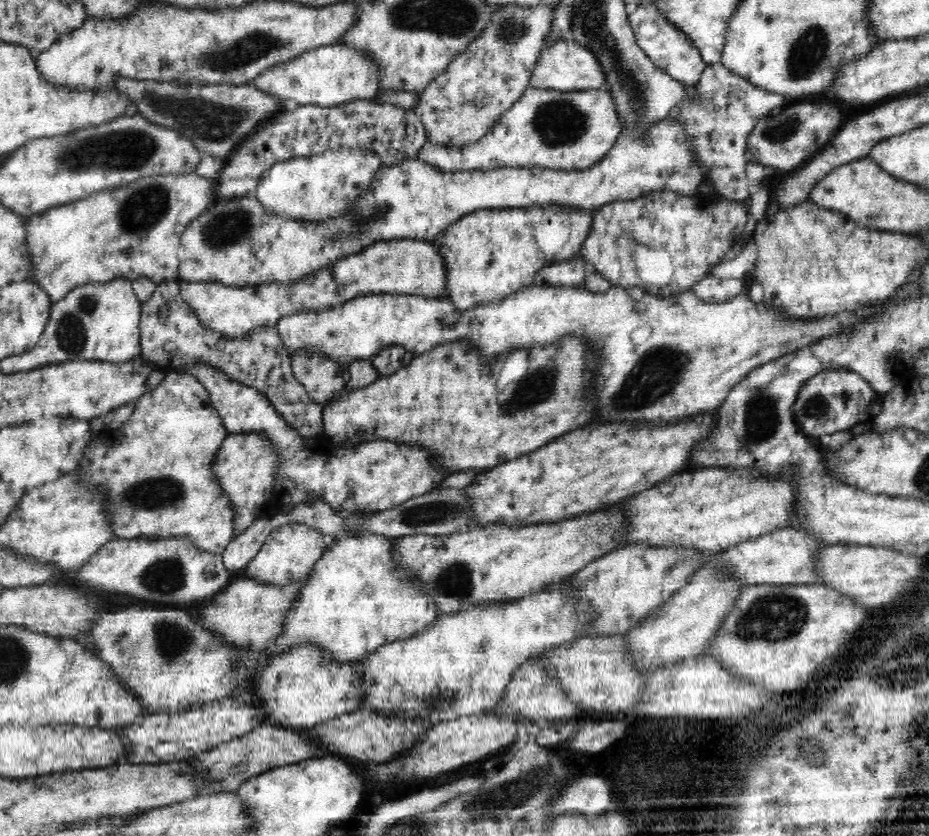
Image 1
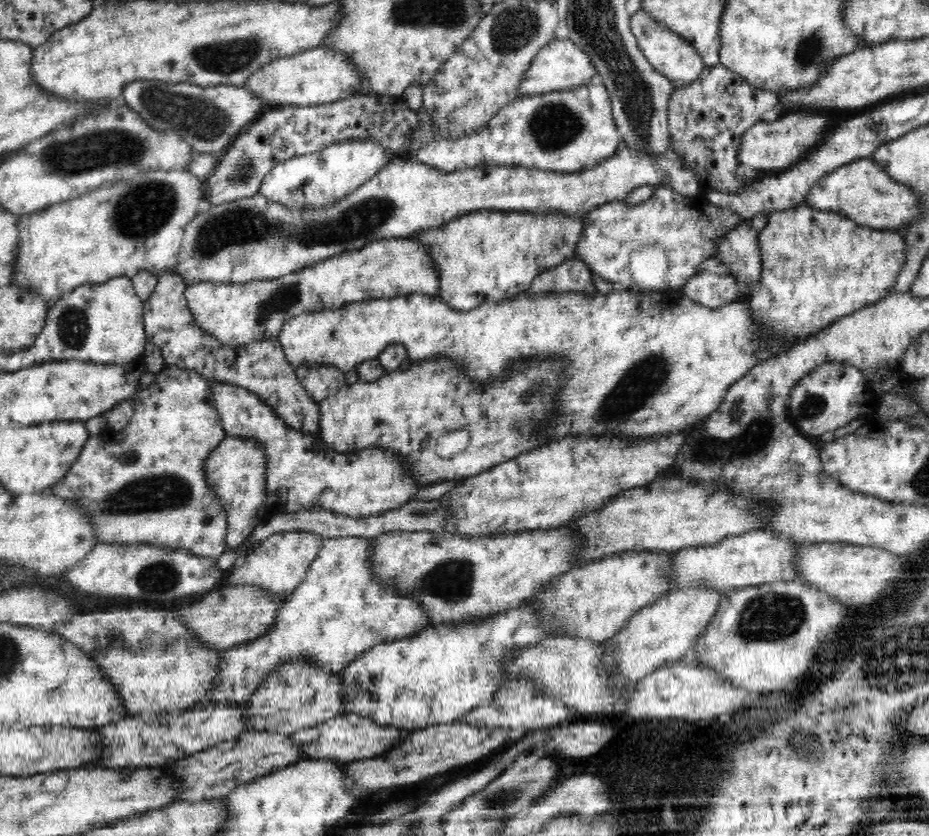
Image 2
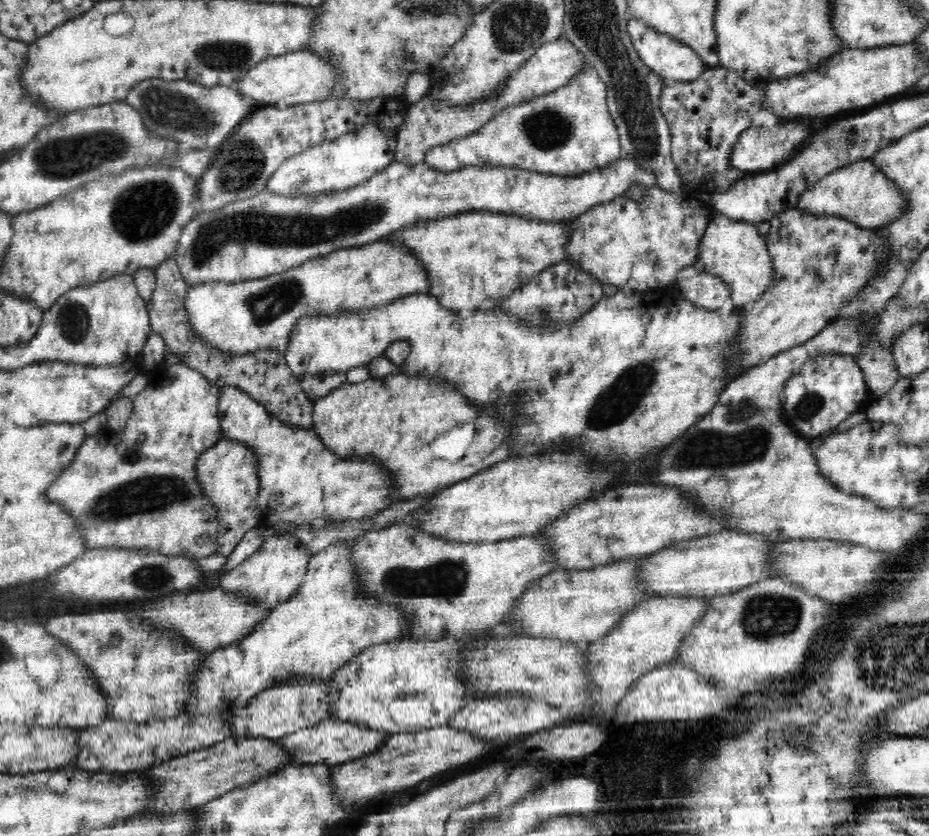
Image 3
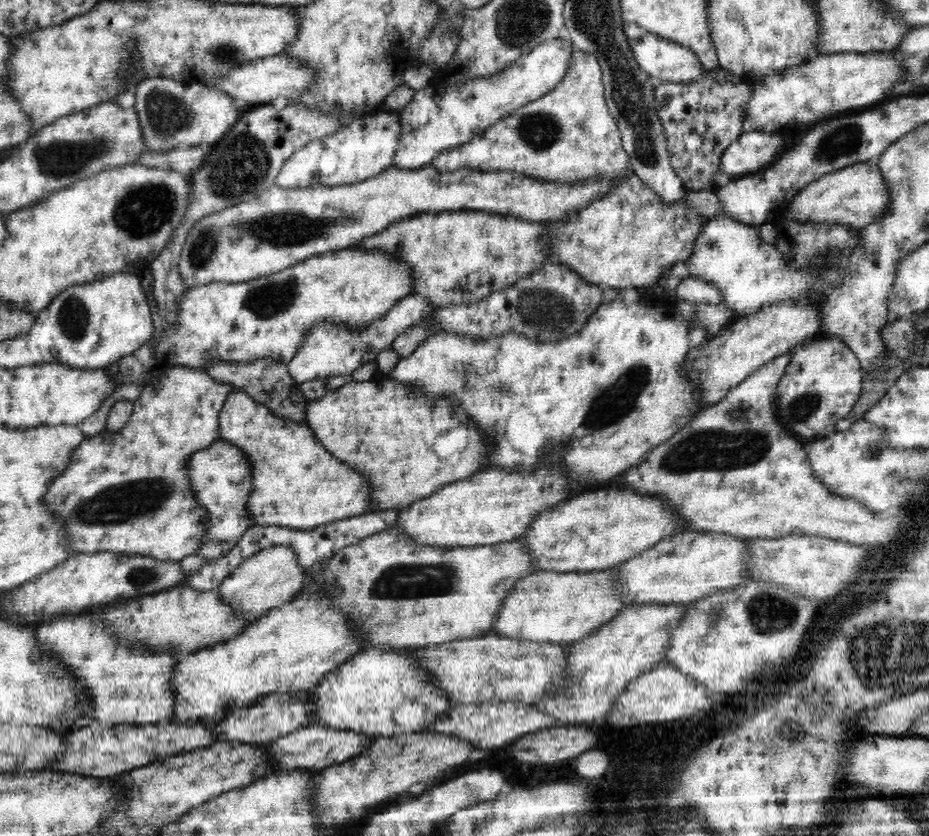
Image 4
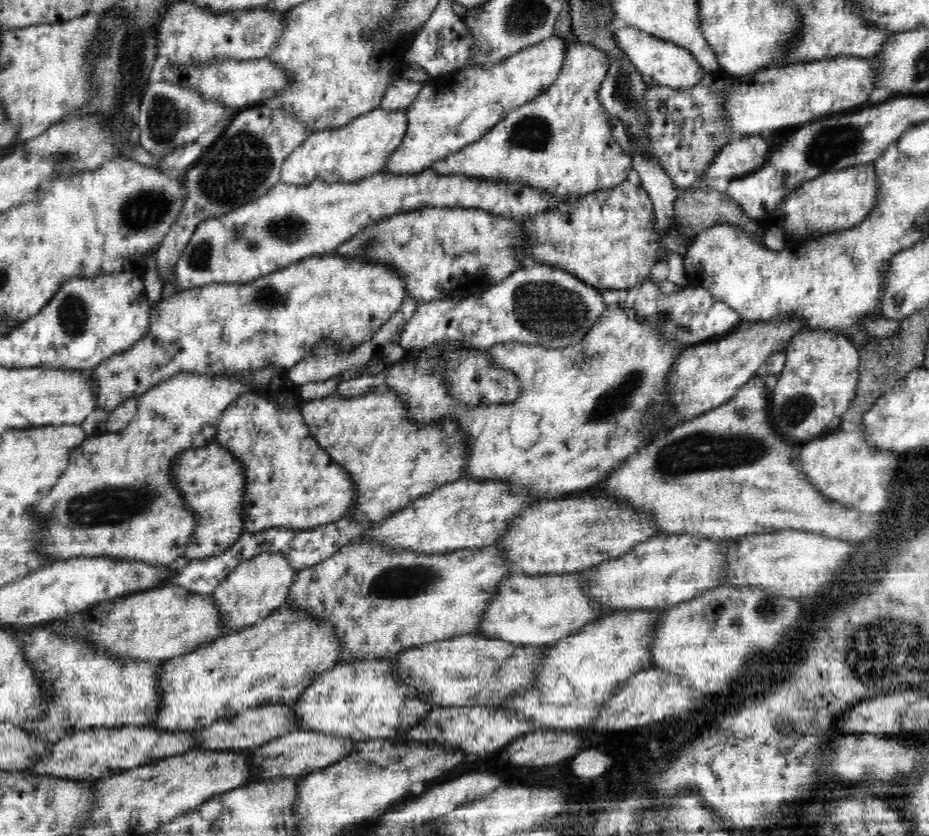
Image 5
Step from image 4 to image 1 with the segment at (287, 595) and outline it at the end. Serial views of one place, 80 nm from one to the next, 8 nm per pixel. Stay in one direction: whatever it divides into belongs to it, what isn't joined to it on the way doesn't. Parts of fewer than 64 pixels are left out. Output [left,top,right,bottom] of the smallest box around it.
[244,523,325,584]

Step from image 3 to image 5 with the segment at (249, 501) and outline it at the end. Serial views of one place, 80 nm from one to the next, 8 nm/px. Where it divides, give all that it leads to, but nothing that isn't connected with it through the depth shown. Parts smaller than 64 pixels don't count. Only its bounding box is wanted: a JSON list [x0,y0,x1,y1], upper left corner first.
[173,440,246,558]

